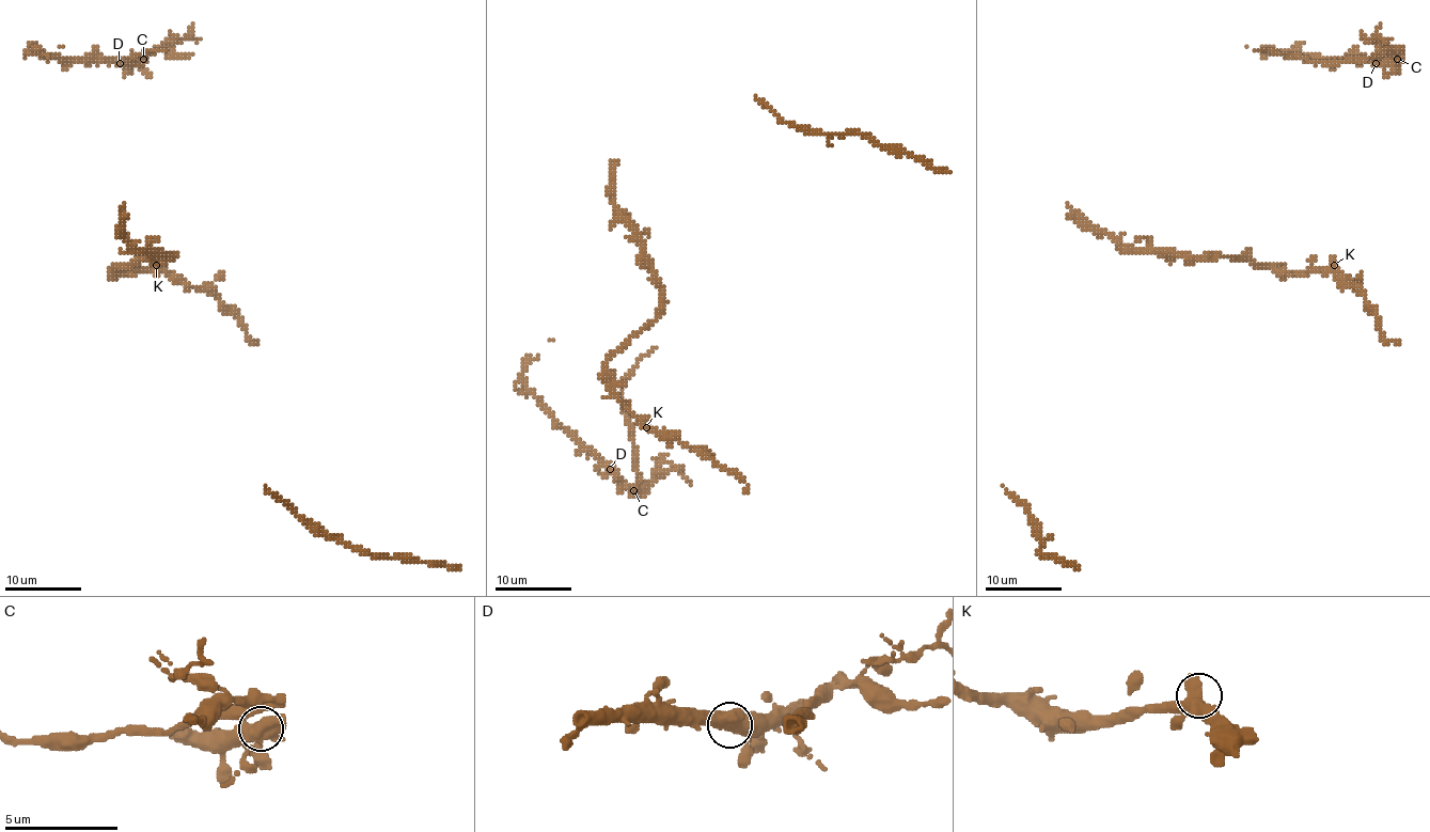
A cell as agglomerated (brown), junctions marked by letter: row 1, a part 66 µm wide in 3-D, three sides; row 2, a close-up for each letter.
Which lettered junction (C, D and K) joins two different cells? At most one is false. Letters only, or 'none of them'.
C

